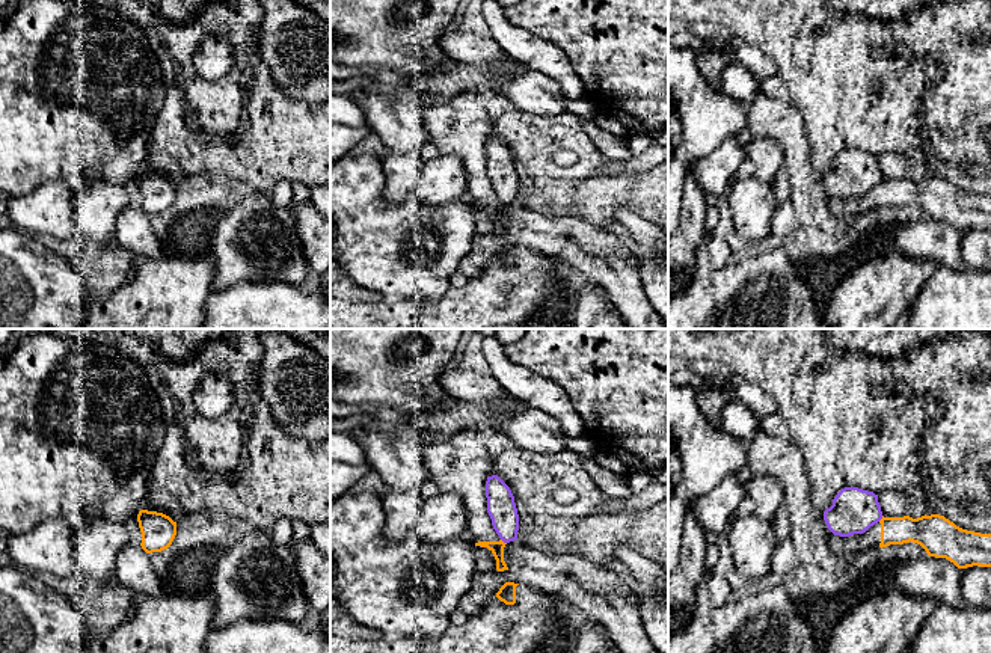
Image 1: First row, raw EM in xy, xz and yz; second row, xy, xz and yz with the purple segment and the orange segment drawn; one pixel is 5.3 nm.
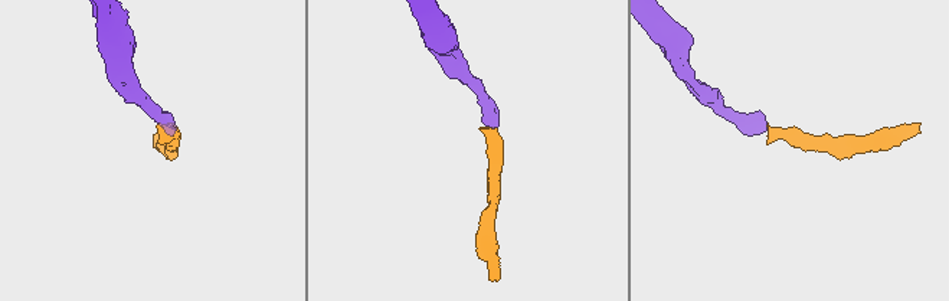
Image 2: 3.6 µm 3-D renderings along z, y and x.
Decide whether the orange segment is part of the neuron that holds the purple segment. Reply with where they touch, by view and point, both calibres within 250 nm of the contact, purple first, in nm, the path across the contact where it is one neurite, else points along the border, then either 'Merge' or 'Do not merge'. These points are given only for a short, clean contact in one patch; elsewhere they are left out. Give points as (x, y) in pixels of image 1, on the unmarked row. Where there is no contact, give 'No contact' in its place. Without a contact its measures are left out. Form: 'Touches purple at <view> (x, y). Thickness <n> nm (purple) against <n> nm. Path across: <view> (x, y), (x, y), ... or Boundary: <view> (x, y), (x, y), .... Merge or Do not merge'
Touches purple at xz (504, 204). Thickness 150 nm (purple) against 70 nm. Boundary: xz (501, 201), (506, 205). Do not merge

